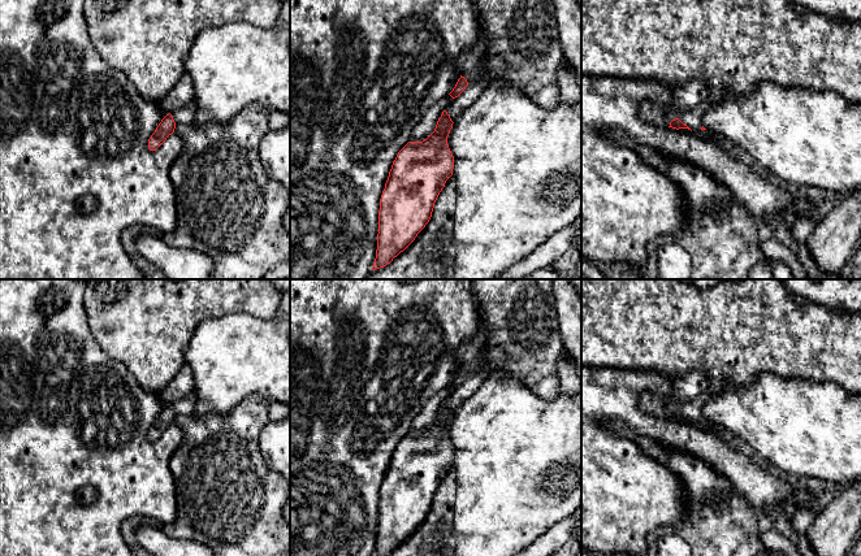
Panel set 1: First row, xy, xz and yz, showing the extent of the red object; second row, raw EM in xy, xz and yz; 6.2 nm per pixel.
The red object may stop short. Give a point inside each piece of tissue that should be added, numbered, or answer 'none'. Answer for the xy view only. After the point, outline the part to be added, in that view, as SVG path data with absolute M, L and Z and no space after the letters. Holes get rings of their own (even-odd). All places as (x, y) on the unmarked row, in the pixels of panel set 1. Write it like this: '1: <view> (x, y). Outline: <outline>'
1: xy (184, 407). Outline: M189 394L185 398L172 403L172 408L176 413L176 416L189 416L194 413L194 408L195 408L195 394Z

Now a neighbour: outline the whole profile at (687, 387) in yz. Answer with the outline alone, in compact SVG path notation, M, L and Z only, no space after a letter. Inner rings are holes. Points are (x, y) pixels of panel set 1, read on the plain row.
M700 372L672 375L669 381L672 387L674 398L679 401L691 401L710 390L709 379Z

